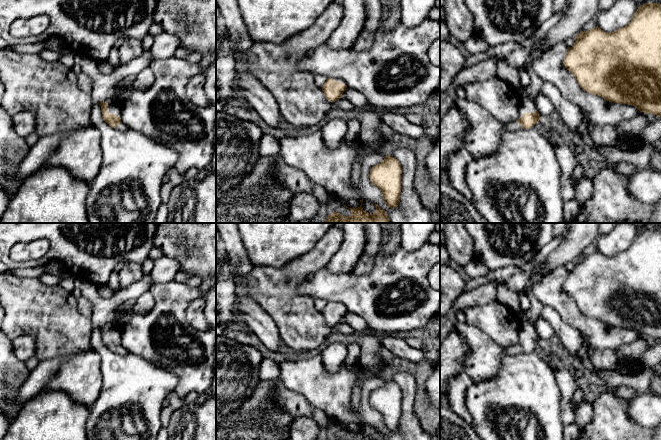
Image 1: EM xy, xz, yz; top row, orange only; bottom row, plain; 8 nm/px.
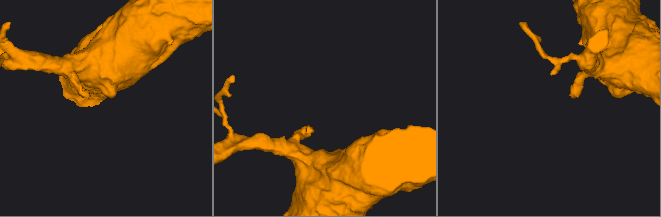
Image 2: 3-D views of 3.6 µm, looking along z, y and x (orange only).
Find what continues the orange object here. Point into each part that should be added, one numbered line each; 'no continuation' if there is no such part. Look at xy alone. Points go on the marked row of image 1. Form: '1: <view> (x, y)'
1: xy (113, 106)

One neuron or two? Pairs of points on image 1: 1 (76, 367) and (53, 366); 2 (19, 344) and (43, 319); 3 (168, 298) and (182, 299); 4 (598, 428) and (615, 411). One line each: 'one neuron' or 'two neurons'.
1: two neurons
2: two neurons
3: one neuron
4: one neuron

